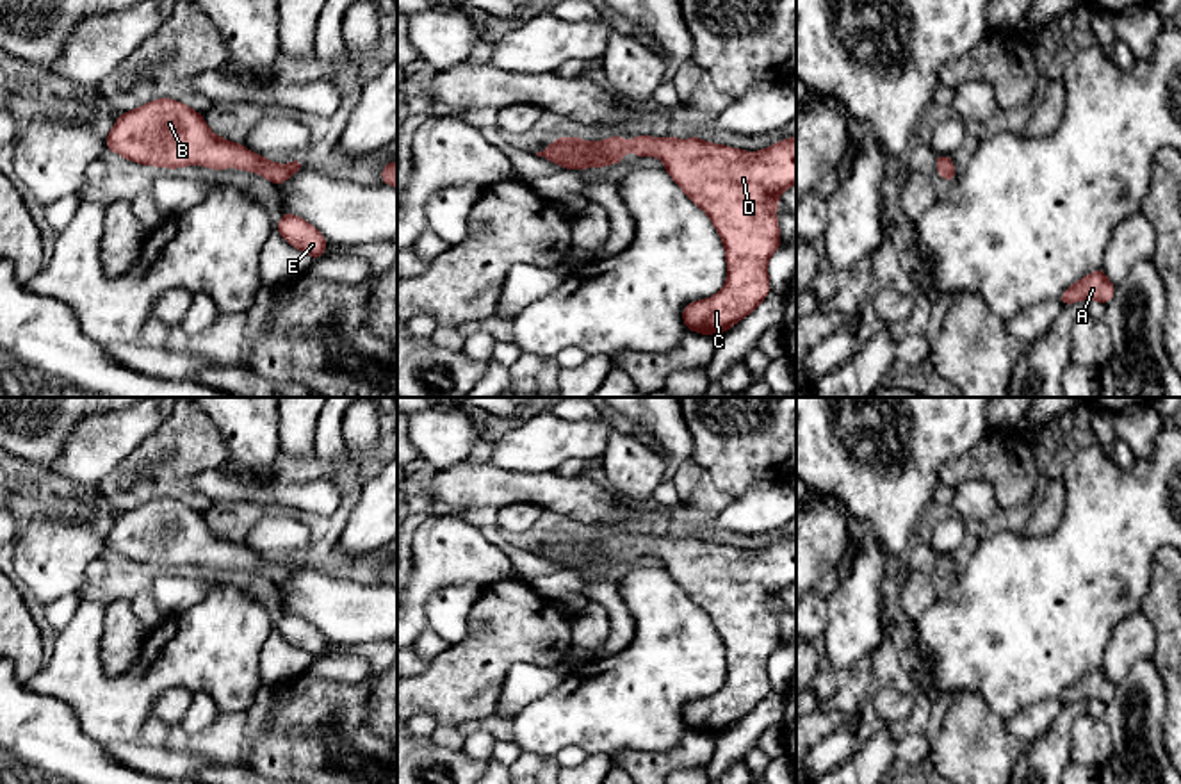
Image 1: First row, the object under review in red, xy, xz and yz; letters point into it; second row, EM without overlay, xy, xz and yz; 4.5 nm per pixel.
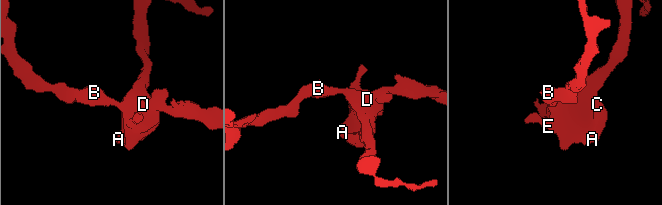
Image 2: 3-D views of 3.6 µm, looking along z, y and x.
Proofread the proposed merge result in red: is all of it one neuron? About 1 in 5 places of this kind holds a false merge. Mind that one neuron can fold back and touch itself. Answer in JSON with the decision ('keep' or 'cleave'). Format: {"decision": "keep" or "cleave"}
{"decision": "keep"}

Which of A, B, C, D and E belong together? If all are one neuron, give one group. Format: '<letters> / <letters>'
A B C D E

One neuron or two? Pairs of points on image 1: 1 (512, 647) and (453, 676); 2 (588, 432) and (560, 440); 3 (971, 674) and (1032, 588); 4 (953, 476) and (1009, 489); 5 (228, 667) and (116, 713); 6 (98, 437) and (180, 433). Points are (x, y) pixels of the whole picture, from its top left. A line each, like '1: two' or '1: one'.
1: one
2: one
3: one
4: one
5: one
6: two

